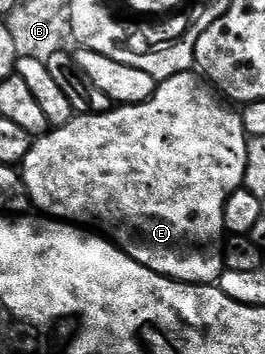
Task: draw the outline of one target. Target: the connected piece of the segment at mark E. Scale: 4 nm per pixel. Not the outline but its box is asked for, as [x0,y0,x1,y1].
[19,71,249,285]

